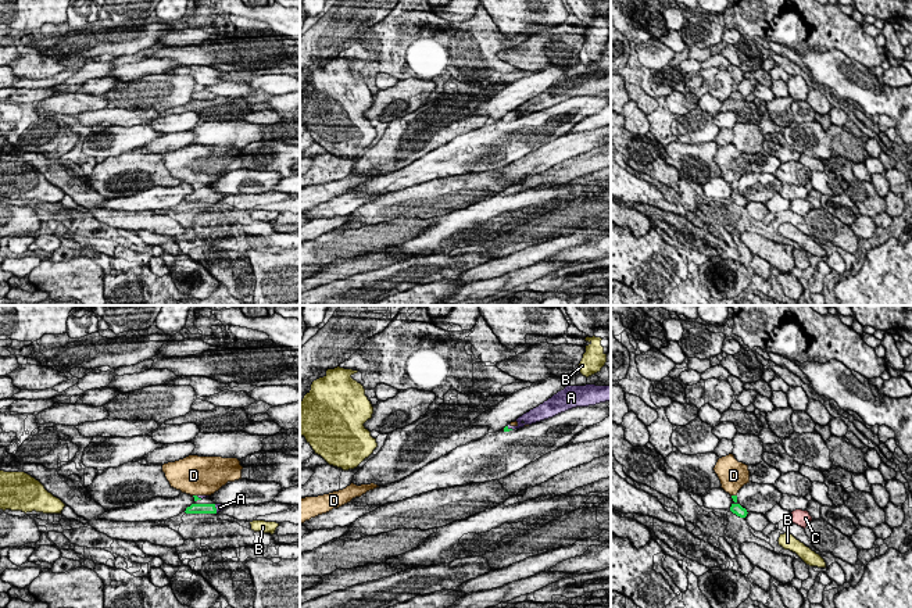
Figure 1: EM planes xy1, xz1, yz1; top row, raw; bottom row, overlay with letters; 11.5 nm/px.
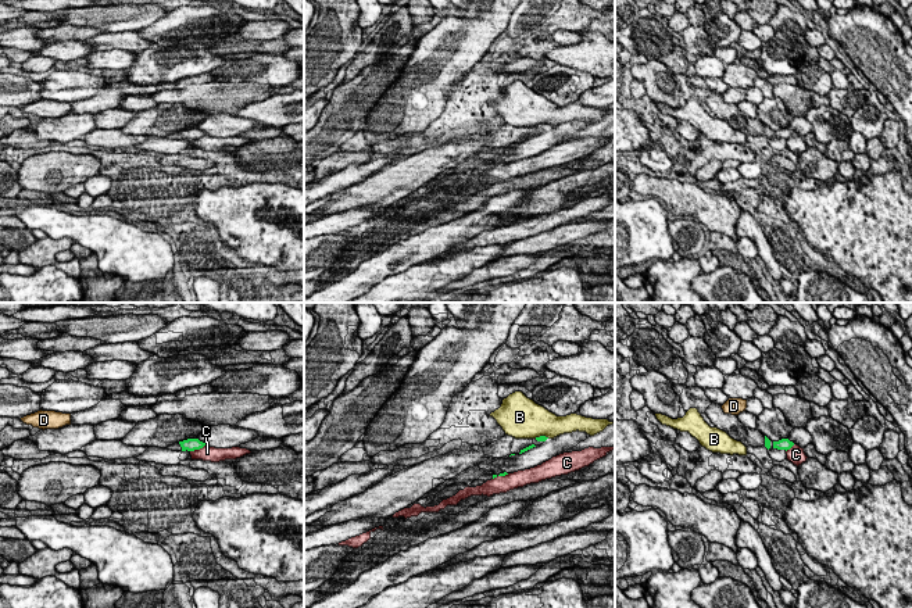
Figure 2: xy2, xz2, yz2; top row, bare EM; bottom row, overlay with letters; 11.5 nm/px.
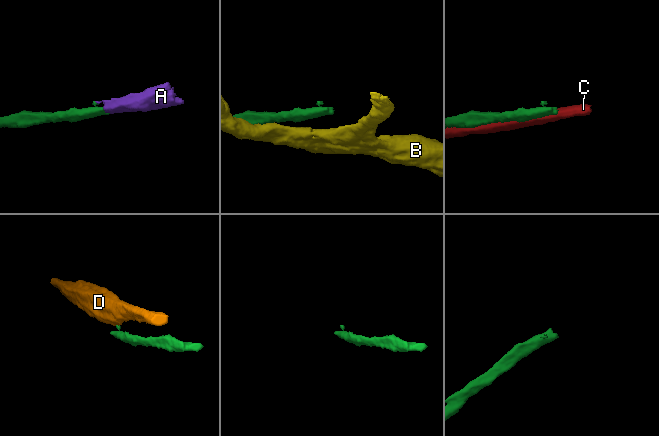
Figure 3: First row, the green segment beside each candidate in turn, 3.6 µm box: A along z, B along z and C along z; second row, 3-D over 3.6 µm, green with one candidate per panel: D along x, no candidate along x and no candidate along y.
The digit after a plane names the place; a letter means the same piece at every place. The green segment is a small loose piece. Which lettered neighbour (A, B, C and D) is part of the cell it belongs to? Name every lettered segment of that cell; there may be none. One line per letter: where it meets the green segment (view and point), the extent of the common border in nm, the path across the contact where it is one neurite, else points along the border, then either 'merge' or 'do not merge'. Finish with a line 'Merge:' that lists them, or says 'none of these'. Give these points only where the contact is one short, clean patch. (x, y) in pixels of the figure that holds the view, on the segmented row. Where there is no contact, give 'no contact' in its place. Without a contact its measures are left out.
A: contact xy1 (215, 508); length 120 nm; way xy1 (195, 508), (215, 508), (220, 507); merge
B: contact xz2 (542, 436); length 180 nm; border xz2 (535, 437), (549, 437); do not merge
C: contact xy2 (197, 449); length 190 nm; border xy2 (204, 444), (190, 451); do not merge
D: contact yz1 (735, 496); length 70 nm; border yz1 (732, 494), (736, 496); do not merge
Merge: A

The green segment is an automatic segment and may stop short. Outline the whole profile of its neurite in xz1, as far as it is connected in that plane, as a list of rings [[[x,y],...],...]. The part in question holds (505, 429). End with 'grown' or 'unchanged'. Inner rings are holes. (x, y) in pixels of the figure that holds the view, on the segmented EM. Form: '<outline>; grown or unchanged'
[[[566,386],[564,390],[554,394],[551,398],[530,409],[516,419],[516,426],[505,426],[504,432],[523,428],[576,407],[589,407],[600,403],[611,401],[611,386]]]; grown

